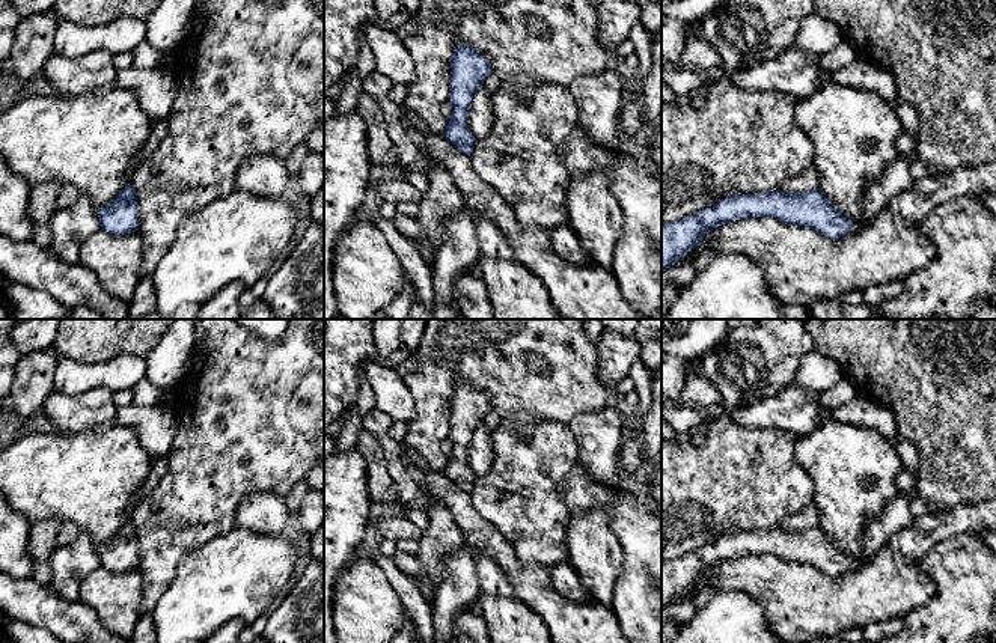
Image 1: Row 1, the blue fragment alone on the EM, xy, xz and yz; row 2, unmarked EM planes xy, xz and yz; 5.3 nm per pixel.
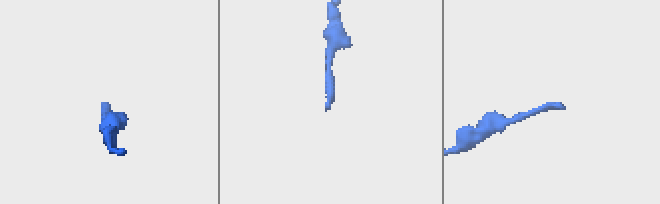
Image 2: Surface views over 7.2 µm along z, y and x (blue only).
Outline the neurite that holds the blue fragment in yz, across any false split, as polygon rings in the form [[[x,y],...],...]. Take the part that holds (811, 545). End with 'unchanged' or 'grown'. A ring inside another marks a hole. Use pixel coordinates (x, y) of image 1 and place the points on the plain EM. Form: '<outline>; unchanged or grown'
[[[906,494],[891,500],[877,517],[868,521],[859,557],[854,560],[842,553],[820,526],[793,532],[778,527],[765,532],[723,535],[710,545],[661,563],[661,607],[672,605],[692,586],[696,586],[708,569],[743,556],[774,554],[838,577],[853,565],[862,566],[869,562],[897,532],[910,527],[916,507]]]; grown

